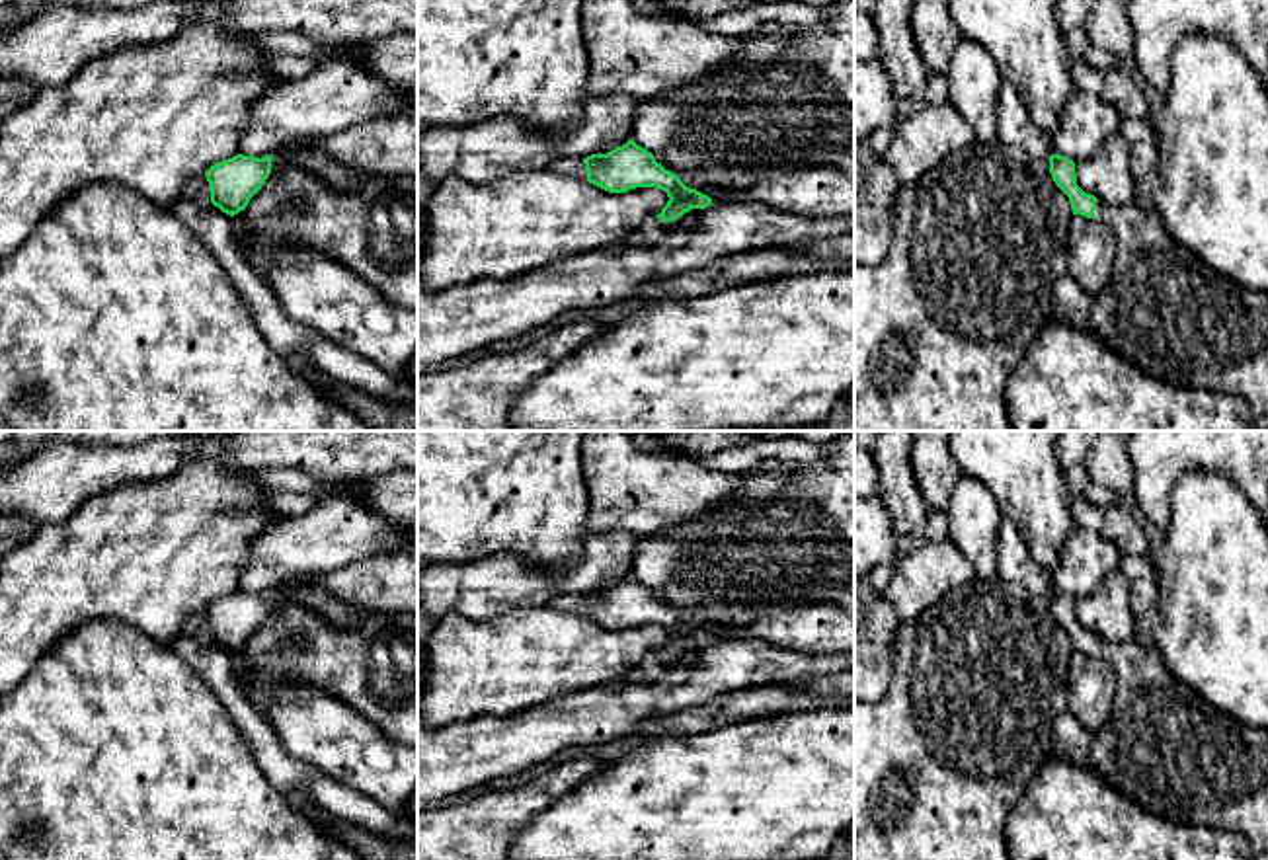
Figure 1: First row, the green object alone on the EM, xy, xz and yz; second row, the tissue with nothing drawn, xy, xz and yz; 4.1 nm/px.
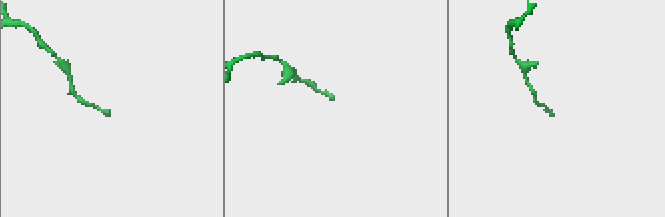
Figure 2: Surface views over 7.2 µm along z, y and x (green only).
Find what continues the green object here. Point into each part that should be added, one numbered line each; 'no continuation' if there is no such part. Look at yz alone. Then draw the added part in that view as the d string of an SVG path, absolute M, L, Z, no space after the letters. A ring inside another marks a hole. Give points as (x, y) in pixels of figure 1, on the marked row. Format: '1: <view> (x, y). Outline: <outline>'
1: yz (1165, 311). Outline: M1098 199L1094 218L1112 228L1116 255L1108 281L1092 296L1087 328L1122 359L1163 382L1243 398L1250 408L1252 431L1268 431L1268 293L1245 289L1204 263L1174 240L1157 211Z

